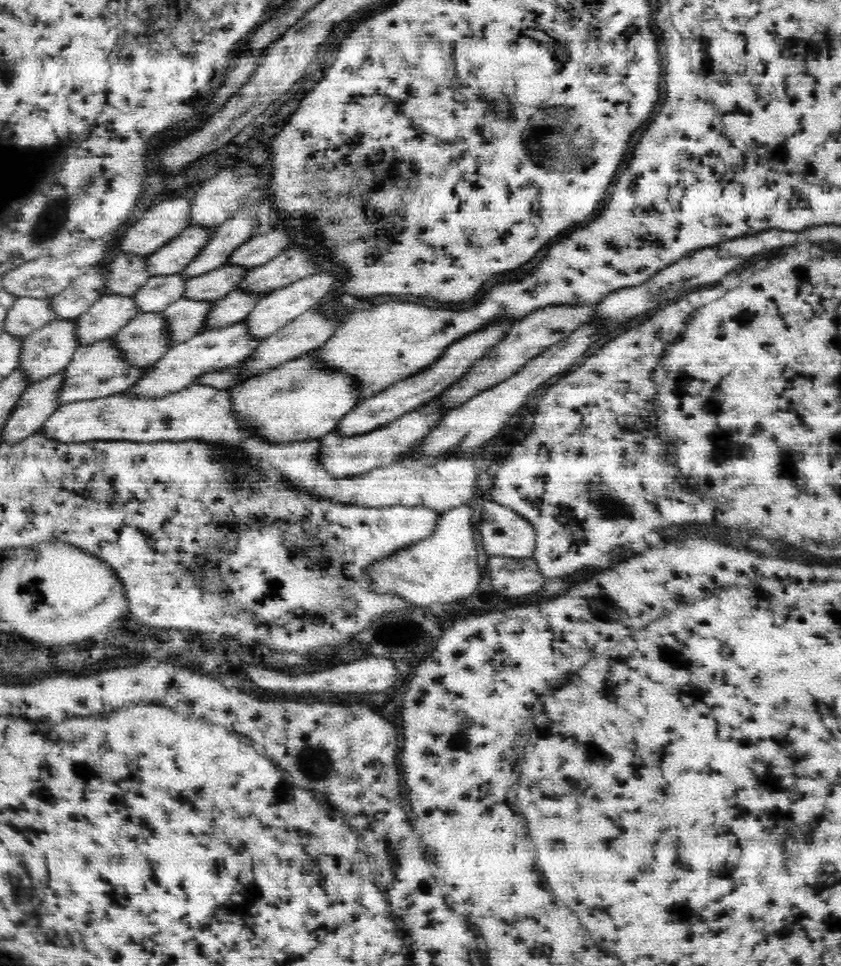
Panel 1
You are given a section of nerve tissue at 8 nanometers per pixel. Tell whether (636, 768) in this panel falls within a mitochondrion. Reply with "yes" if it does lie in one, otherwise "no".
no

